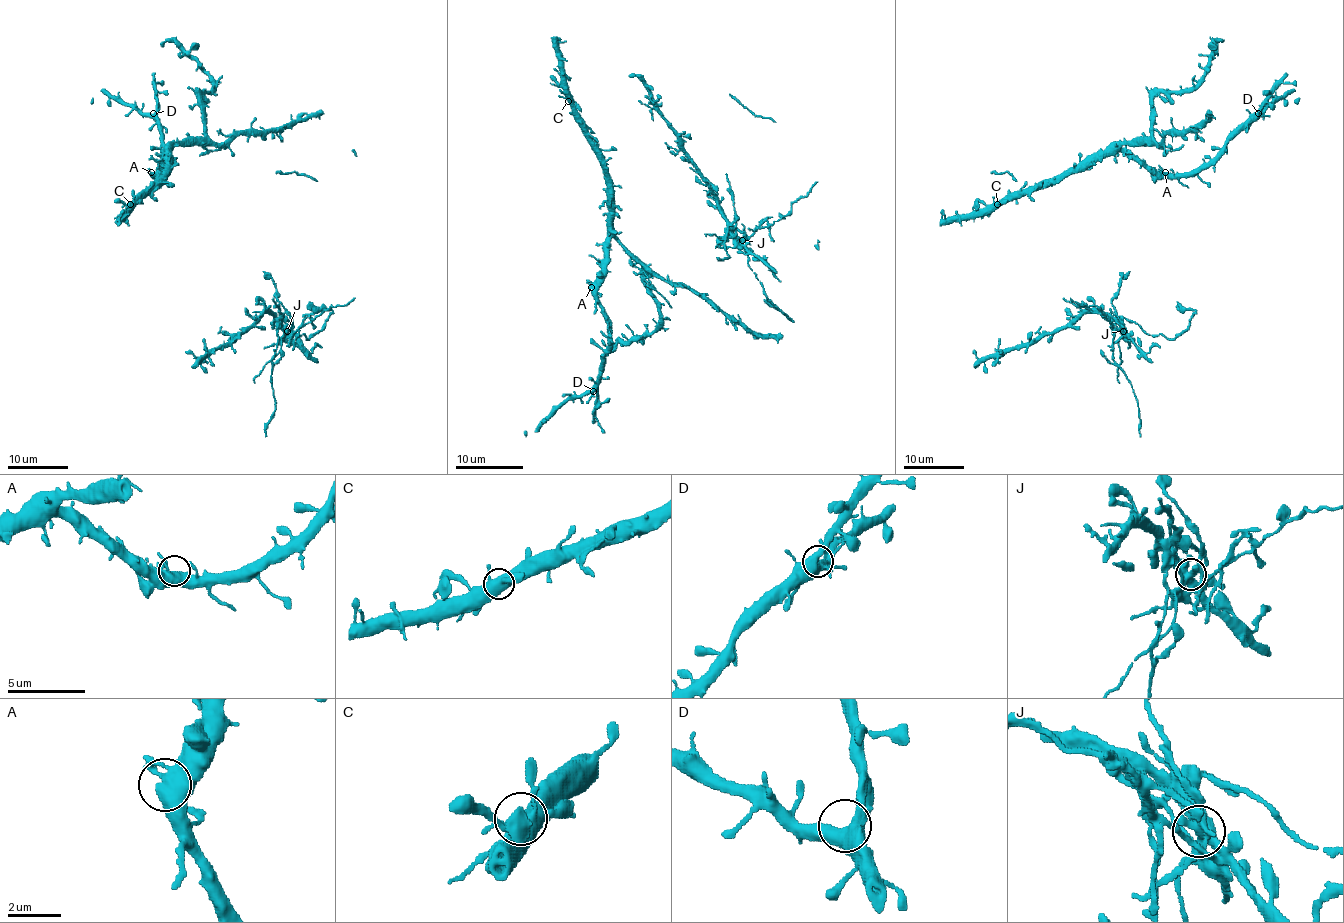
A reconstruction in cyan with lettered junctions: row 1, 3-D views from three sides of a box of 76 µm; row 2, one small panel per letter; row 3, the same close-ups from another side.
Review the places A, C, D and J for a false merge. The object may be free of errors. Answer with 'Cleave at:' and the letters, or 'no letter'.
Cleave at: J

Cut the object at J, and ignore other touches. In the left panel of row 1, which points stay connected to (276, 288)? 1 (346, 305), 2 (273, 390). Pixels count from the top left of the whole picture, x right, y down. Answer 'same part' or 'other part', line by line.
1: same part
2: other part

